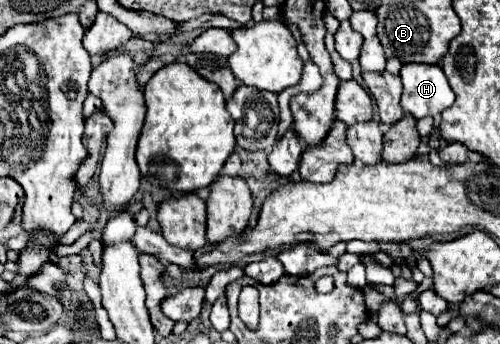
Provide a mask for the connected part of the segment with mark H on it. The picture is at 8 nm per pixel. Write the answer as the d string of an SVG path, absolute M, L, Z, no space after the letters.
M406 63L400 69L400 77L404 83L404 93L402 93L402 107L406 113L414 115L416 119L422 117L436 117L444 109L448 109L454 103L454 91L448 85L448 79L442 71L440 65L426 65L426 63Z

